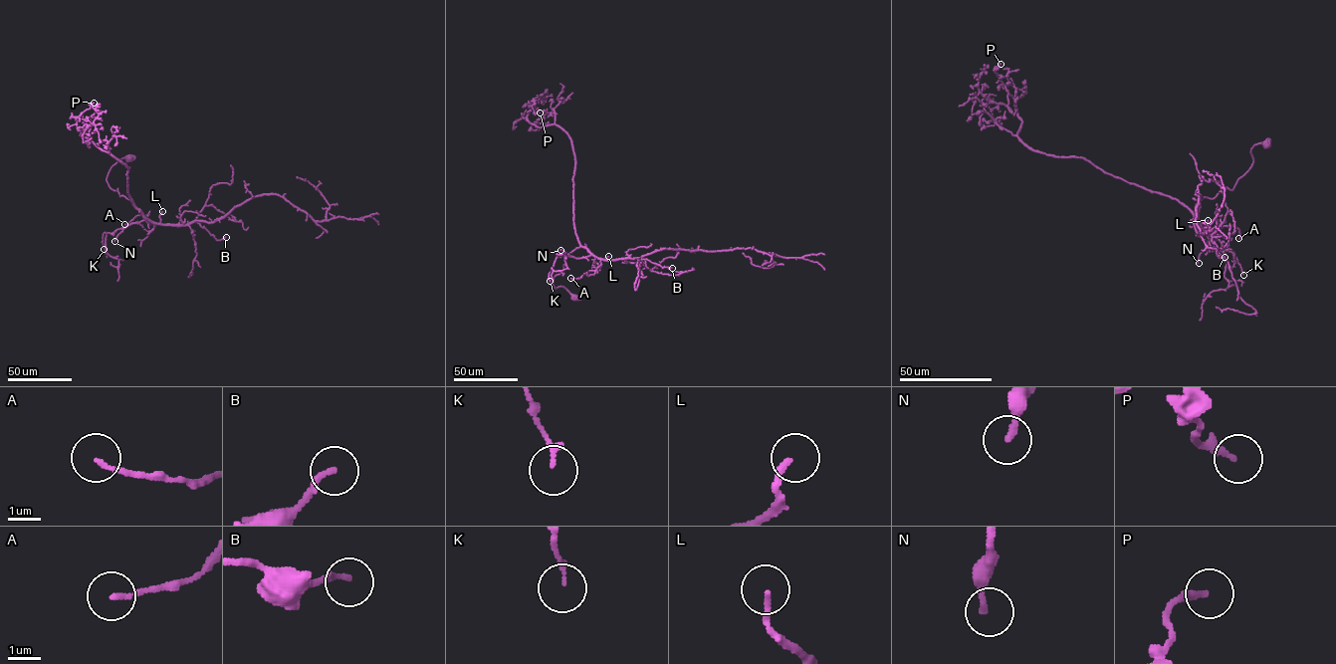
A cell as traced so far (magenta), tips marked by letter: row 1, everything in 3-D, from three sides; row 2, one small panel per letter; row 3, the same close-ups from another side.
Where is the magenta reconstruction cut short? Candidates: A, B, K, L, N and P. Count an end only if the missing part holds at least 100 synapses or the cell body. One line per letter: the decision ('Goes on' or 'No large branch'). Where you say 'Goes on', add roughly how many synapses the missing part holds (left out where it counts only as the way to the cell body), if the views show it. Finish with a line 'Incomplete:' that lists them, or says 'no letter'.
A: No large branch
B: No large branch
K: No large branch
L: No large branch
N: No large branch
P: No large branch
Incomplete: no letter

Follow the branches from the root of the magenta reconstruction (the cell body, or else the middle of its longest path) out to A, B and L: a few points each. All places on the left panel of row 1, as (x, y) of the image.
A: (127, 157), (120, 158), (111, 167), (107, 181), (149, 220), (145, 215), (137, 215), (124, 224)
B: (127, 157), (120, 158), (111, 167), (107, 181), (145, 218), (162, 224), (196, 222), (217, 240), (226, 237)
L: (127, 157), (111, 167), (107, 178), (110, 186), (117, 188), (119, 196), (151, 222), (159, 223), (162, 211)

